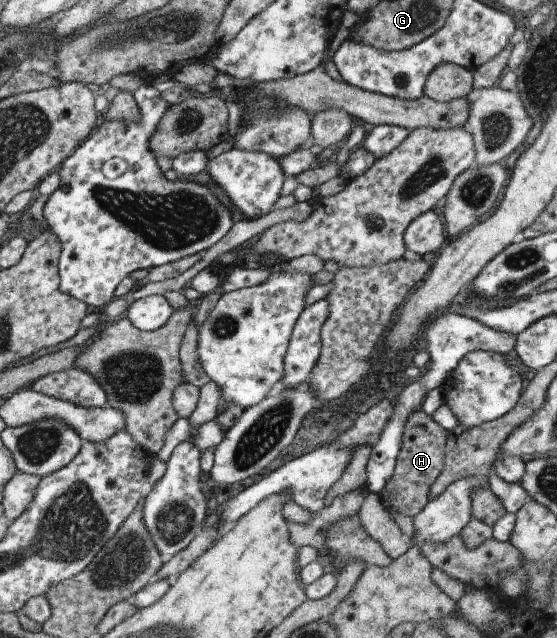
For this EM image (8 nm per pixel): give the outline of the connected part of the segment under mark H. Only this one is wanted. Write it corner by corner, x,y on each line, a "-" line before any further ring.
421,408
408,416
396,468
380,494
384,508
391,515
402,514
413,519
426,506
430,499
431,486
444,468
445,446
450,433
436,424

